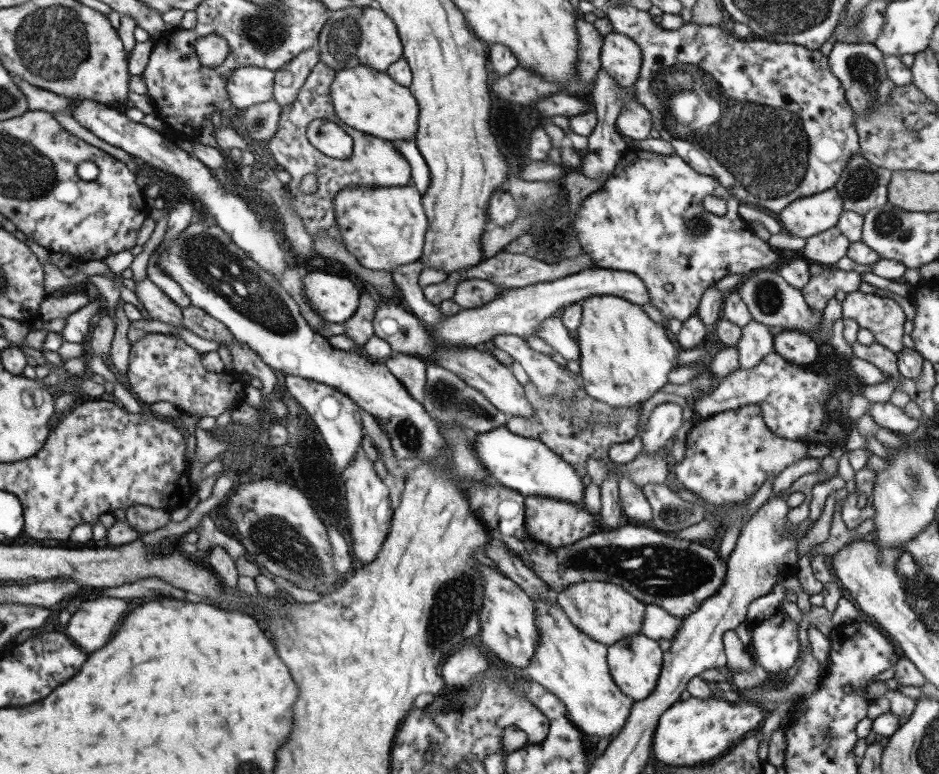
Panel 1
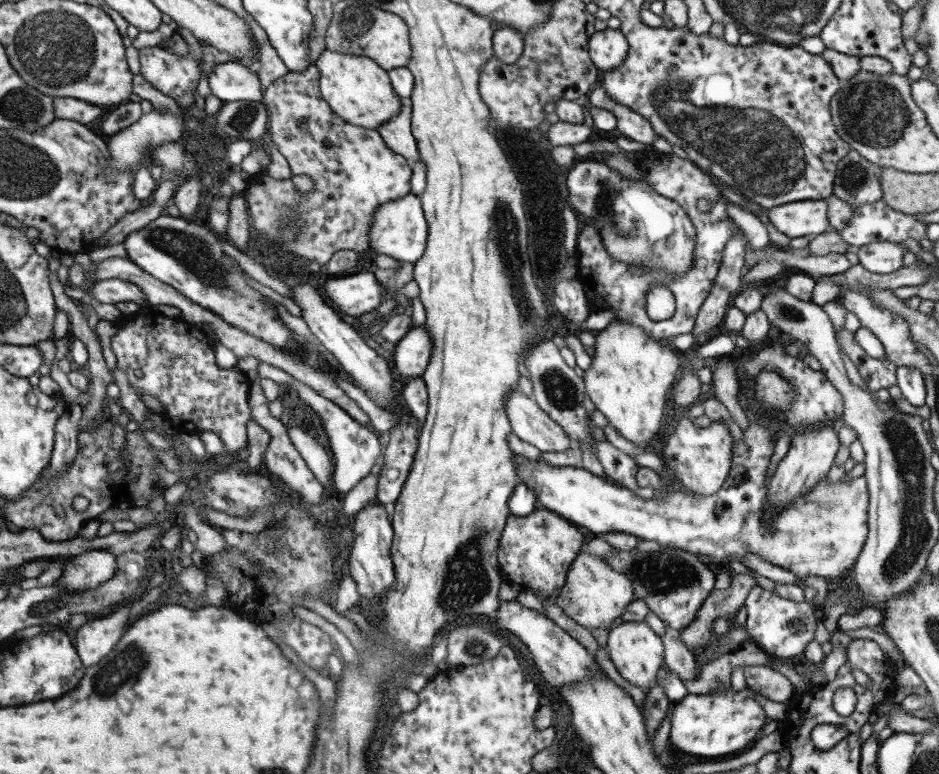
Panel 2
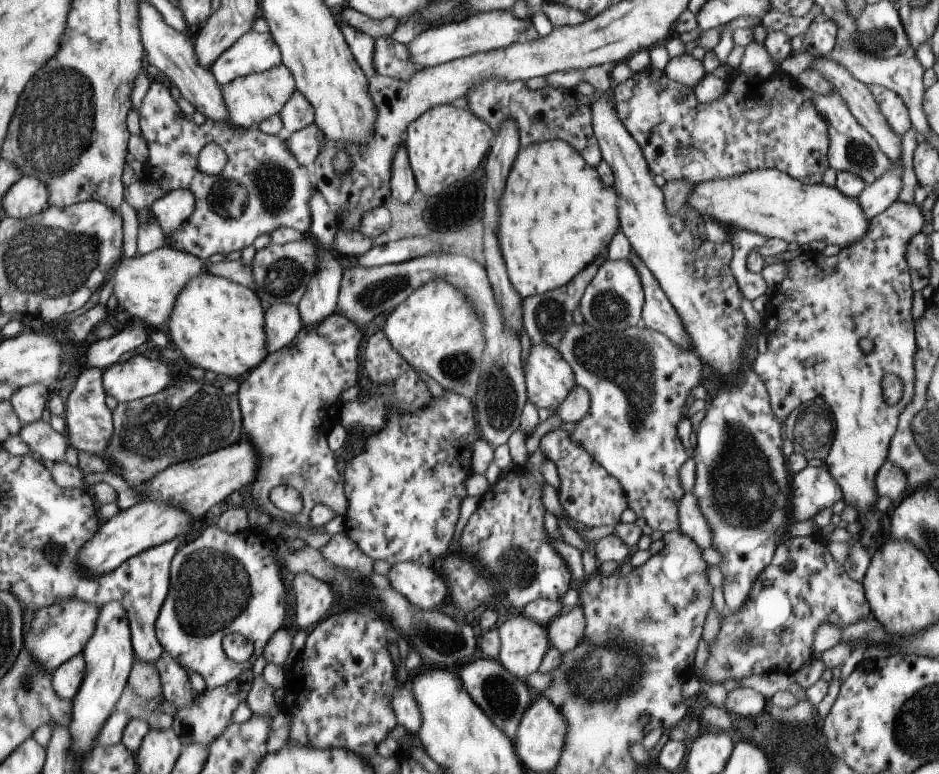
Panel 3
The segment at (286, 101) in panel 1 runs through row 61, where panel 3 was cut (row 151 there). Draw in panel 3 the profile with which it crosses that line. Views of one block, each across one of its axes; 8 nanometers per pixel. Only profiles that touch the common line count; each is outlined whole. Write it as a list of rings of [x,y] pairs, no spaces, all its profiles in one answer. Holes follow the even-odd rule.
[[[312,123],[310,126],[294,133],[283,133],[284,142],[300,166],[311,167],[315,156],[320,152],[320,144],[325,140],[324,134]]]

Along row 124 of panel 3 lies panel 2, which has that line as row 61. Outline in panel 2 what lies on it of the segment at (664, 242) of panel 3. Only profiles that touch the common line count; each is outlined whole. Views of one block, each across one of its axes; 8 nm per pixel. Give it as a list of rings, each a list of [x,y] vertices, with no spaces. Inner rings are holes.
[[[609,27],[592,34],[588,46],[591,61],[601,71],[619,68],[629,51],[624,33],[620,29]]]

